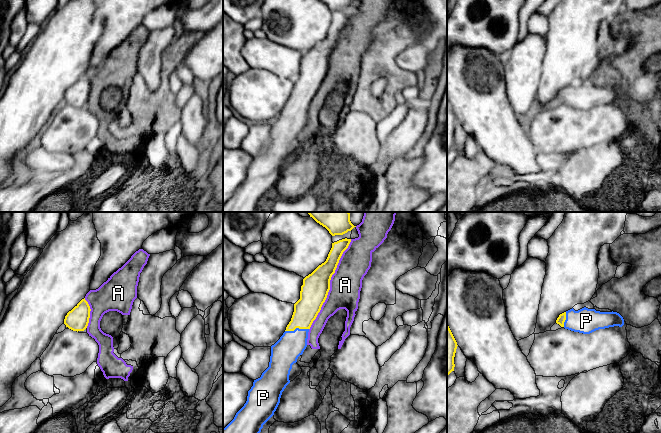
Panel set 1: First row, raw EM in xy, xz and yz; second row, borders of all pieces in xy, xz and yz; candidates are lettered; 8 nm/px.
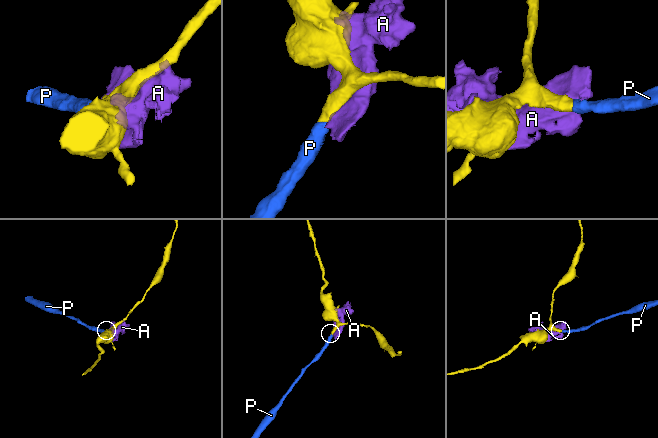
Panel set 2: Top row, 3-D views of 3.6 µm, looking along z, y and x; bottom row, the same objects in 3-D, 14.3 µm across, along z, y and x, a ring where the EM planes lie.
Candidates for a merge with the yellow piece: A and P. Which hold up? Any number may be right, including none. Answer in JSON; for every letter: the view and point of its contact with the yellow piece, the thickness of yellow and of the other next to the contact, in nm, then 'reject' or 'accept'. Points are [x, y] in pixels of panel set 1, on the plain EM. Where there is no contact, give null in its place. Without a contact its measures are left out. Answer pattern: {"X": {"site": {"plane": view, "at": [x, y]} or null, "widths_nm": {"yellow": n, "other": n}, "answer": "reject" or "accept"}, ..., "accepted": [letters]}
{"A": {"site": {"plane": "xz", "at": [329, 60]}, "widths_nm": {"yellow": 220, "other": 260}, "answer": "reject"}, "P": {"site": {"plane": "xz", "at": [296, 103]}, "widths_nm": {"yellow": 200, "other": 220}, "answer": "accept"}, "accepted": ["P"]}

